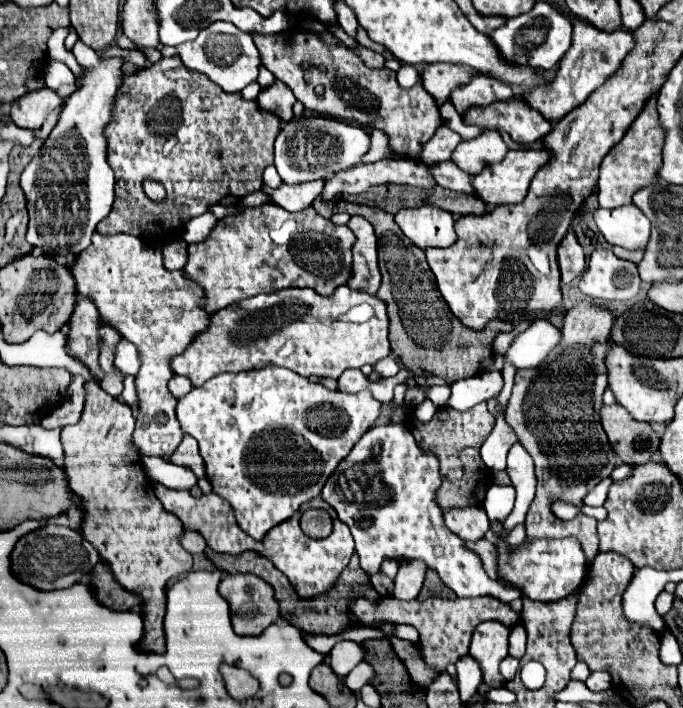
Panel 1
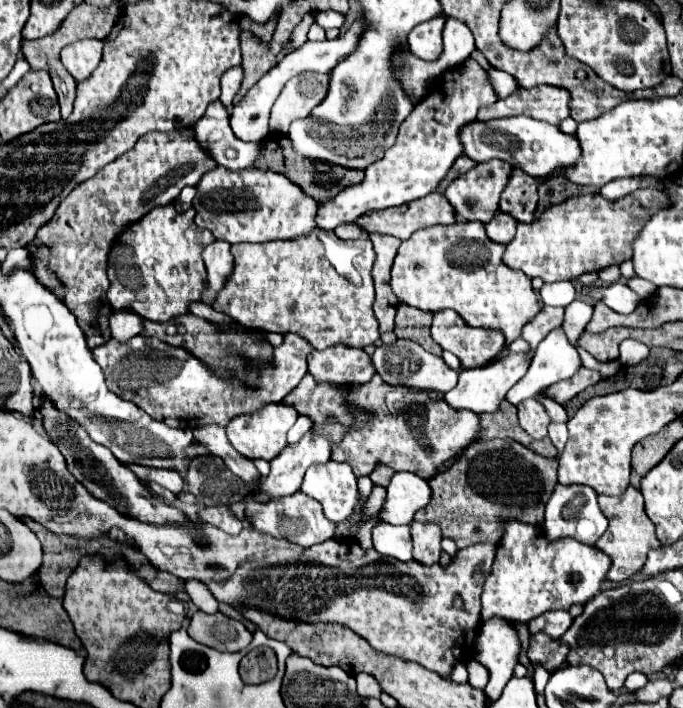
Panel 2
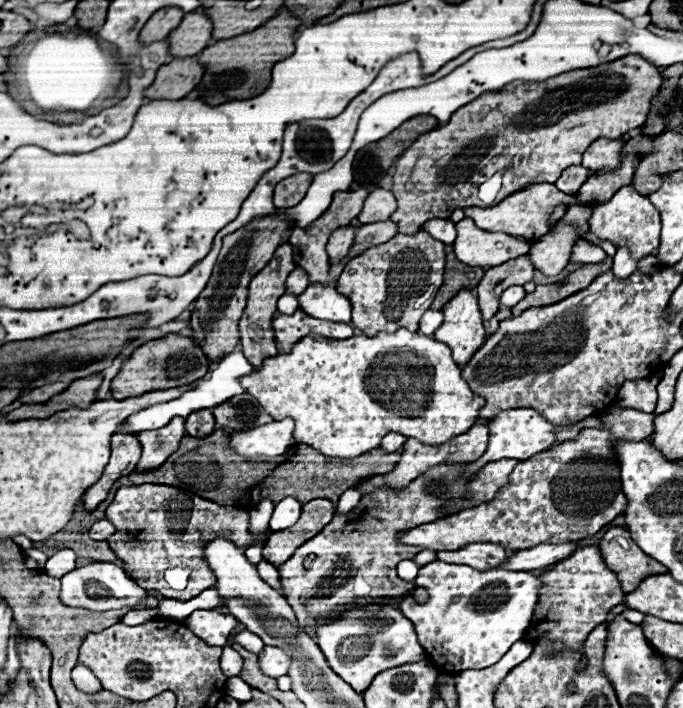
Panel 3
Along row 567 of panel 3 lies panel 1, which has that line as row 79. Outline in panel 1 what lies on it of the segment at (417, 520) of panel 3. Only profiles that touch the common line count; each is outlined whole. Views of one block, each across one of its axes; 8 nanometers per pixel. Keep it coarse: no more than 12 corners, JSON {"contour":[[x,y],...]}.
{"contour":[[298,26],[254,36],[308,112],[386,132],[420,160],[442,124],[420,84]]}

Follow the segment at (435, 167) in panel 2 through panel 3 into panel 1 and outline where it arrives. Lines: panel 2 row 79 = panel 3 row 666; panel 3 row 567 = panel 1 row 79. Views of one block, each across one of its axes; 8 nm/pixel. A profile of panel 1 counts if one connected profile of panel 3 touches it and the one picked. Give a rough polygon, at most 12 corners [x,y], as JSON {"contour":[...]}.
{"contour":[[428,64],[422,86],[438,104],[478,70],[460,64]]}

